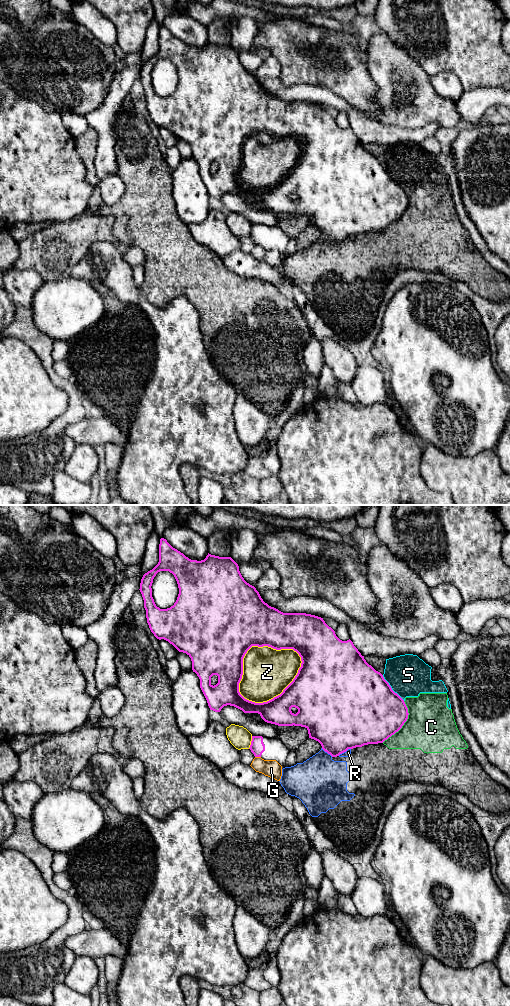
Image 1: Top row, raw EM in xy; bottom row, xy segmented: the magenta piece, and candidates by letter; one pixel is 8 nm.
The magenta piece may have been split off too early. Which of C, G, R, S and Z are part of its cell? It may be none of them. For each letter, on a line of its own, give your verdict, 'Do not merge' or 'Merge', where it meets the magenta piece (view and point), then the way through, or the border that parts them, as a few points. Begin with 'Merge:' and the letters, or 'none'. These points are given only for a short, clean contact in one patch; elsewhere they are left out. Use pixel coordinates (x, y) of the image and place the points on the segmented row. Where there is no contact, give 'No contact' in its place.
Merge: none
C: Do not merge. Touches magenta at xy (403, 724)
G: Do not merge. Touches magenta at xy (258, 756)
R: Do not merge. Touches magenta at xy (327, 752)
S: Do not merge. Touches magenta at xy (391, 688). Boundary: xy (382, 675), (390, 687), (404, 700)
Z: Do not merge. Touches magenta at xy (278, 695)

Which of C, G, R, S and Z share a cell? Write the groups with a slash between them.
C R S / G / Z

